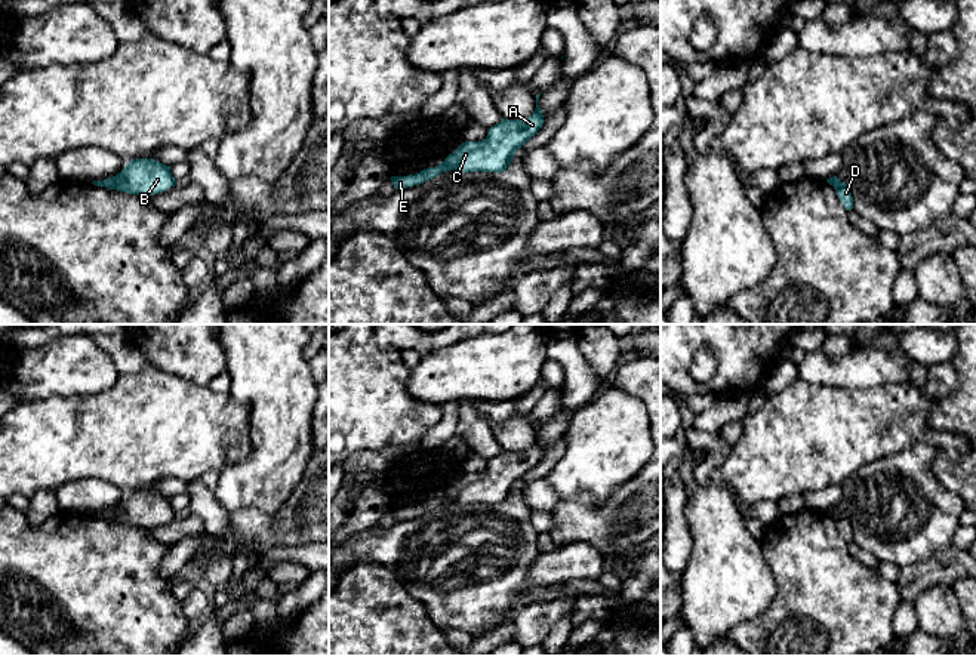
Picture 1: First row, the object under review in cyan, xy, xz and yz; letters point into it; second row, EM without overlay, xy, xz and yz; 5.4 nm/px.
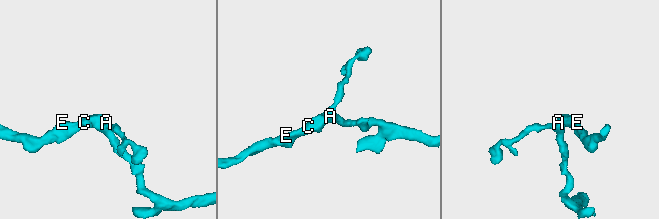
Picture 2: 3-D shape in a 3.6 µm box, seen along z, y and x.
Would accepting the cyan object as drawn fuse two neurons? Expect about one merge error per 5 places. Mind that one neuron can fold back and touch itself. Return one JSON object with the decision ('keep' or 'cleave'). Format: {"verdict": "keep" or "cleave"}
{"verdict": "keep"}

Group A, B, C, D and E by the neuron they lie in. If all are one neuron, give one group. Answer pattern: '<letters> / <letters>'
A B C D E

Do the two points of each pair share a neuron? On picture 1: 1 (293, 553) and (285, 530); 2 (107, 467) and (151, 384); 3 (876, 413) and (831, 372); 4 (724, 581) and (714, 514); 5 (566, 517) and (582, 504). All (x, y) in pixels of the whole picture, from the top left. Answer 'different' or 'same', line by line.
1: different
2: same
3: different
4: same
5: same

